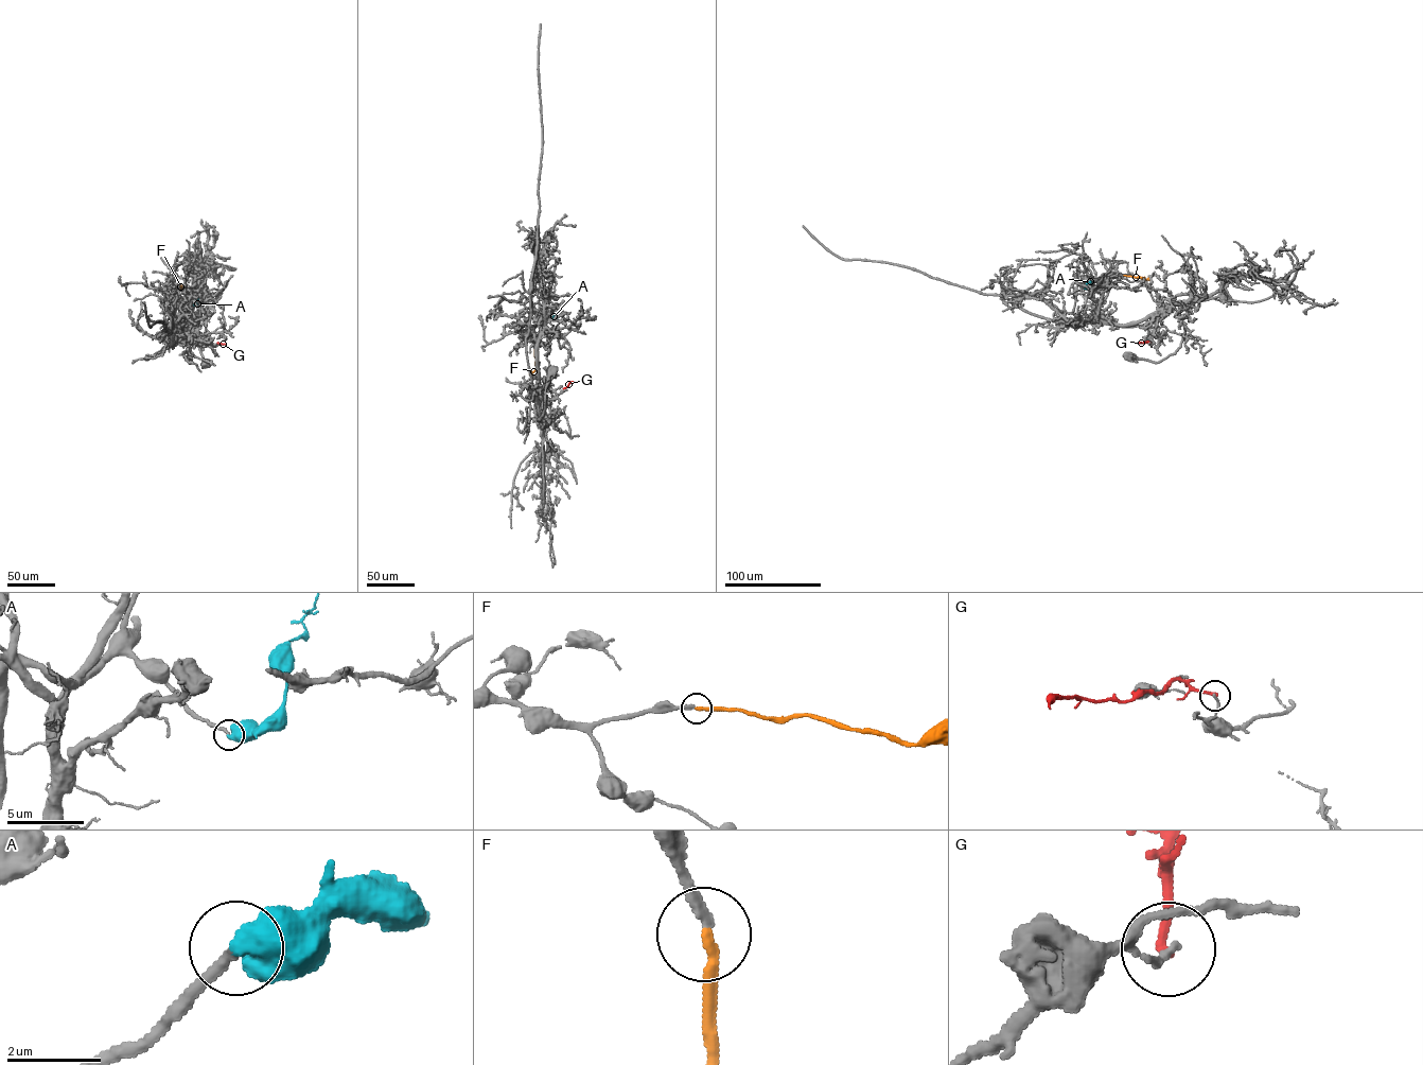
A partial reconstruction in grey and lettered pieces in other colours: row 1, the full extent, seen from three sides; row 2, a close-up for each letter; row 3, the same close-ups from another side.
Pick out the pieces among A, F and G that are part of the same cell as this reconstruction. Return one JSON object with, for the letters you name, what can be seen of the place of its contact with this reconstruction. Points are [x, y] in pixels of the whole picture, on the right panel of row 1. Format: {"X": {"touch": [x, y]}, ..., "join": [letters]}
{"A": {"touch": [1087, 289]}, "F": {"touch": [1123, 275]}, "join": ["A", "F"]}

